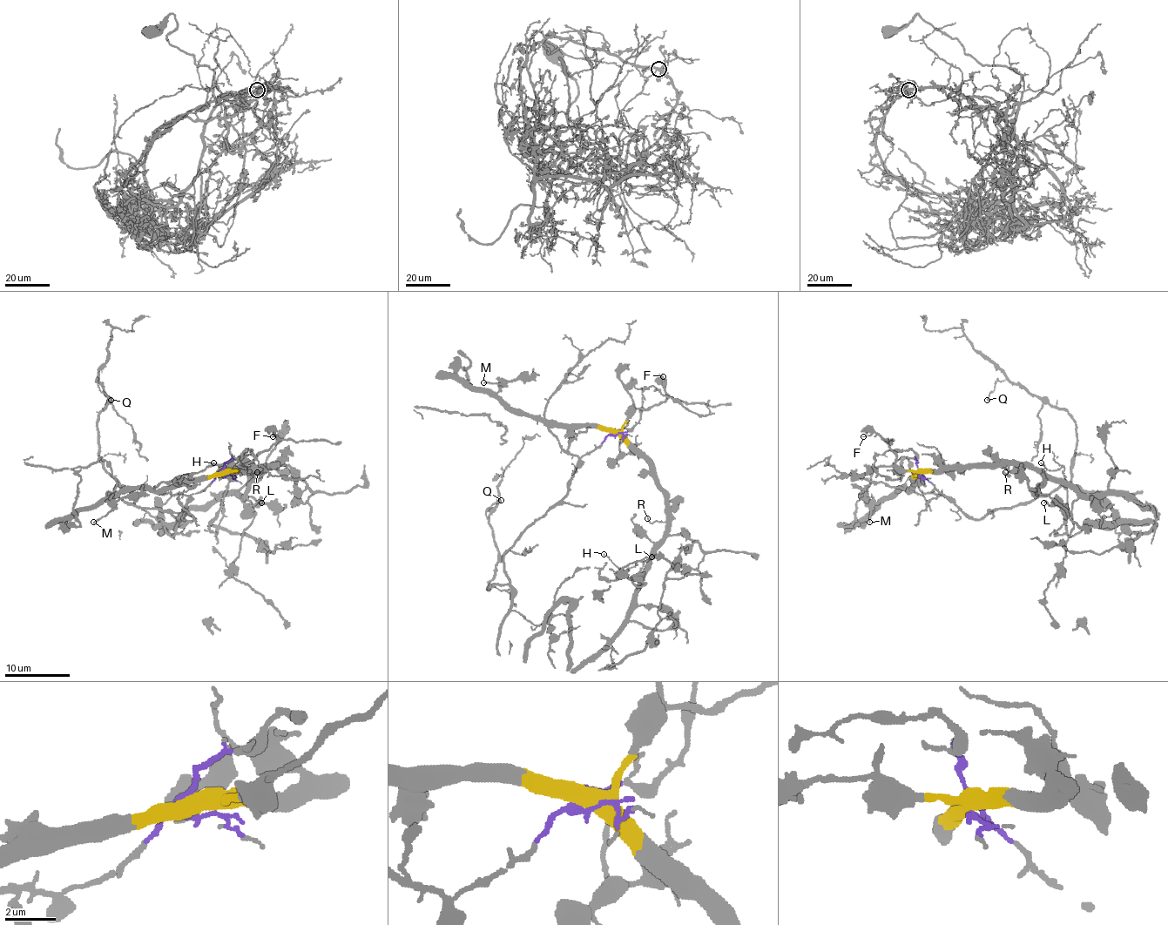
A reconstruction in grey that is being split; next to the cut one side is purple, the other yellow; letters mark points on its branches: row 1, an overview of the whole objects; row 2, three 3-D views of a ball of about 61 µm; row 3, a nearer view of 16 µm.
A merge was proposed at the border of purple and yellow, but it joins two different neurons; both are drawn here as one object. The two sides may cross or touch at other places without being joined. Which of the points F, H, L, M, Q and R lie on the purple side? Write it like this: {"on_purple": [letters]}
{"on_purple": ["H", "Q"]}

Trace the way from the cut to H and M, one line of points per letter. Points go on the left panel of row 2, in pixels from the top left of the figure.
H: (223, 472), (178, 519), (114, 495), (119, 485), (129, 491), (170, 536), (207, 530), (232, 475), (213, 462)
M: (223, 472), (200, 478), (181, 478), (168, 487), (119, 489), (107, 501), (111, 506), (104, 516), (93, 523)

